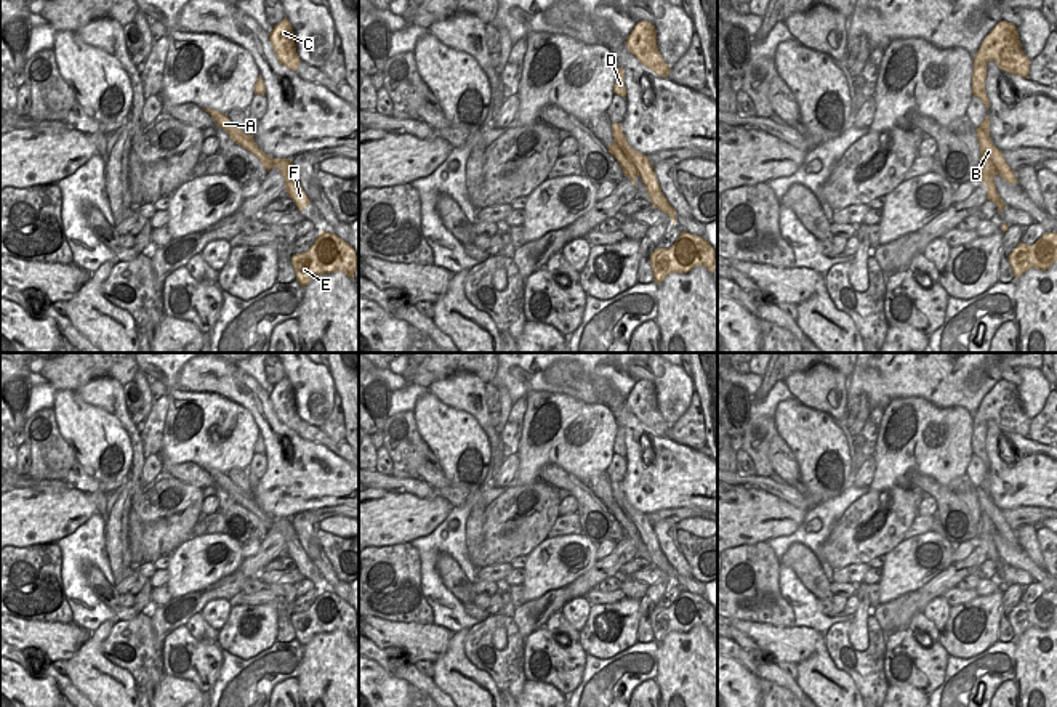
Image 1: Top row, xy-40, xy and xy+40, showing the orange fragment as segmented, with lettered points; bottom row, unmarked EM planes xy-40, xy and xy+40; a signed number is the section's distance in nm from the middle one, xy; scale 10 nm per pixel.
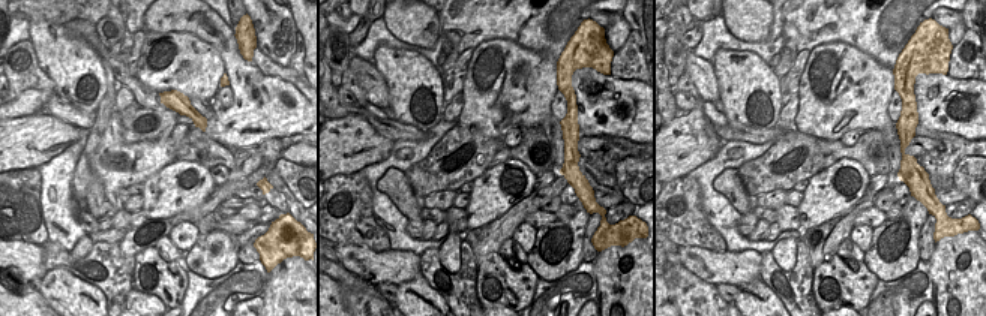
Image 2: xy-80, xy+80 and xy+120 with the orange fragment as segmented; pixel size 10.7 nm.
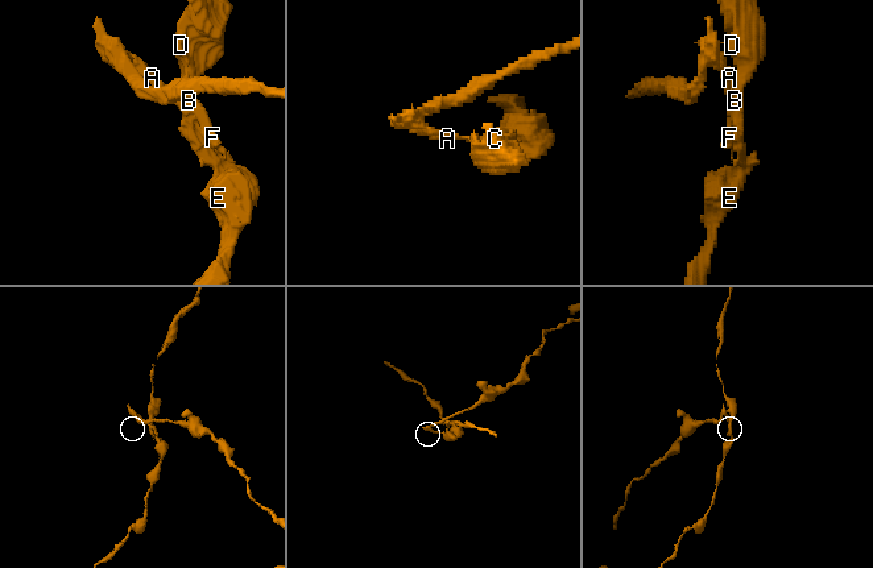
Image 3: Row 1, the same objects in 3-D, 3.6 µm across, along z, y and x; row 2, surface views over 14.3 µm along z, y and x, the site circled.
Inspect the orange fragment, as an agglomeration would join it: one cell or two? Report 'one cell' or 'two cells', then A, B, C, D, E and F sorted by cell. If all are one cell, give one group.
two cells; A F / B C D E

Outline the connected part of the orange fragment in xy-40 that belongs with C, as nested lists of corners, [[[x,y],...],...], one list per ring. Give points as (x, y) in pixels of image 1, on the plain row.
[[[282,378],[274,385],[269,399],[272,402],[275,417],[280,423],[296,431],[298,423],[301,422],[296,412],[295,391],[288,378]]]

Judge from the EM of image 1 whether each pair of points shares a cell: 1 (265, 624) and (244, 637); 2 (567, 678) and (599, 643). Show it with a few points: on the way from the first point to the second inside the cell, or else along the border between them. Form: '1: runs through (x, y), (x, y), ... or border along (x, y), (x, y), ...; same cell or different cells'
1: runs through (260, 629), (249, 637); same cell
2: border along (578, 642), (586, 653); different cells

